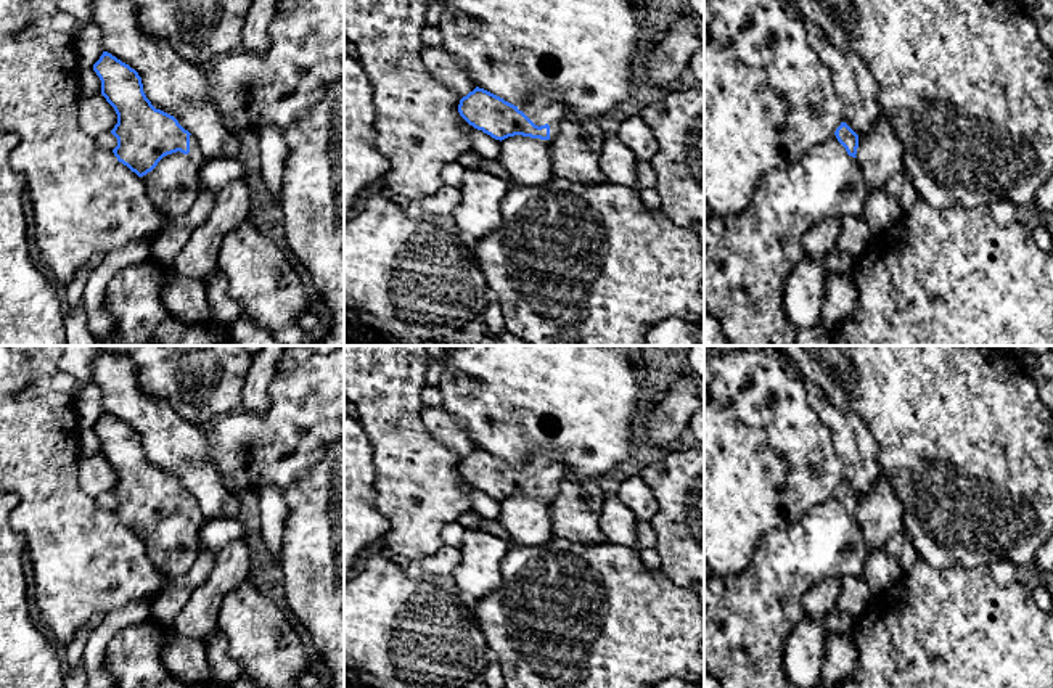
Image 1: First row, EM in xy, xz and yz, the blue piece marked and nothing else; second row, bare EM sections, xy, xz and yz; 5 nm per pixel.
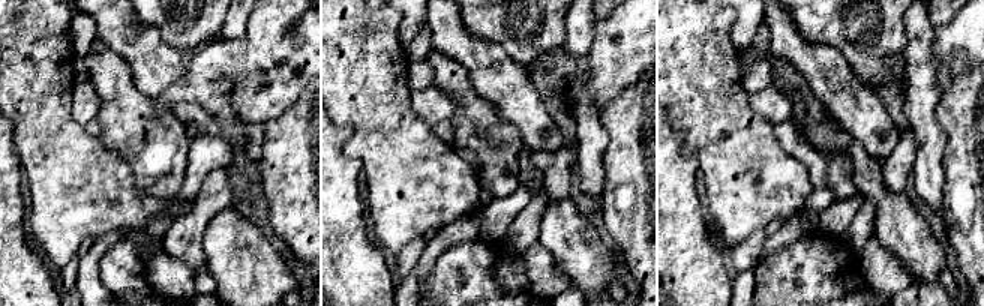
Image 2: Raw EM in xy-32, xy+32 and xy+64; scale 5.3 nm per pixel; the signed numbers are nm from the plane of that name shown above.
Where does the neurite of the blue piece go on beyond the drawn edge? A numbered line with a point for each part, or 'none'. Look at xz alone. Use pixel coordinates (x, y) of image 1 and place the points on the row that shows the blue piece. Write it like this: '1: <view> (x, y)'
1: xz (545, 108)

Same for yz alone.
1: yz (748, 258)

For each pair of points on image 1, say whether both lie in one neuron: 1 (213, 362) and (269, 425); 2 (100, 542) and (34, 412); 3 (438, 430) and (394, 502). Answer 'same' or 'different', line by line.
1: different
2: same
3: different

